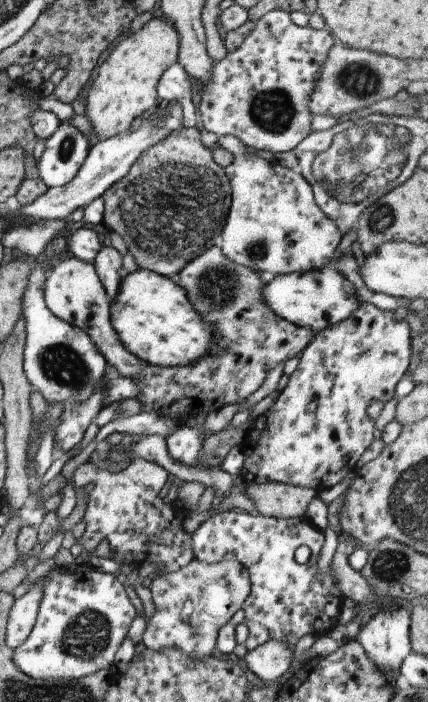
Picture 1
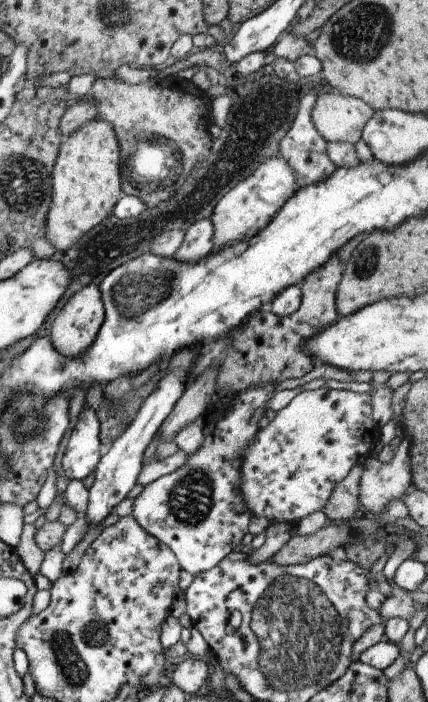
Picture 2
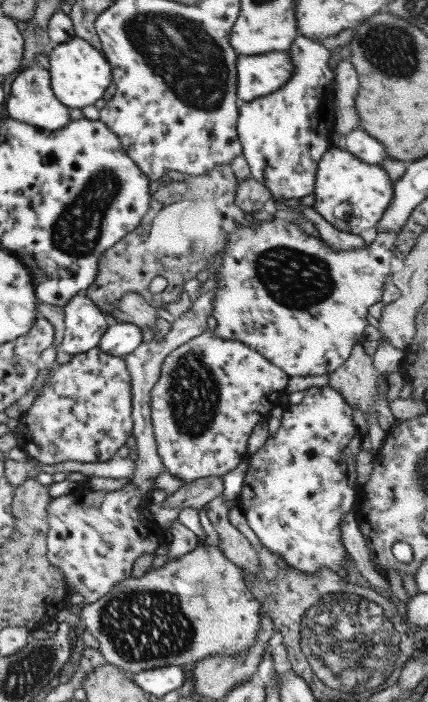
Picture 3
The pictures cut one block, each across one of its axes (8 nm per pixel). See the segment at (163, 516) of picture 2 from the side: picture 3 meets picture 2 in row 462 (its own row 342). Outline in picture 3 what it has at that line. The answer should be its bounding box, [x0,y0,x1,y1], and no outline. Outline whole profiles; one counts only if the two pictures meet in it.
[151,329,289,483]

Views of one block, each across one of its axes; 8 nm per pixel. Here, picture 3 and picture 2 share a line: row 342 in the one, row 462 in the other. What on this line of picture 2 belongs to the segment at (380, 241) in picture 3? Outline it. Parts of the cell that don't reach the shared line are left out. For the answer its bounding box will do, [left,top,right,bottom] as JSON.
[239,387,381,527]

